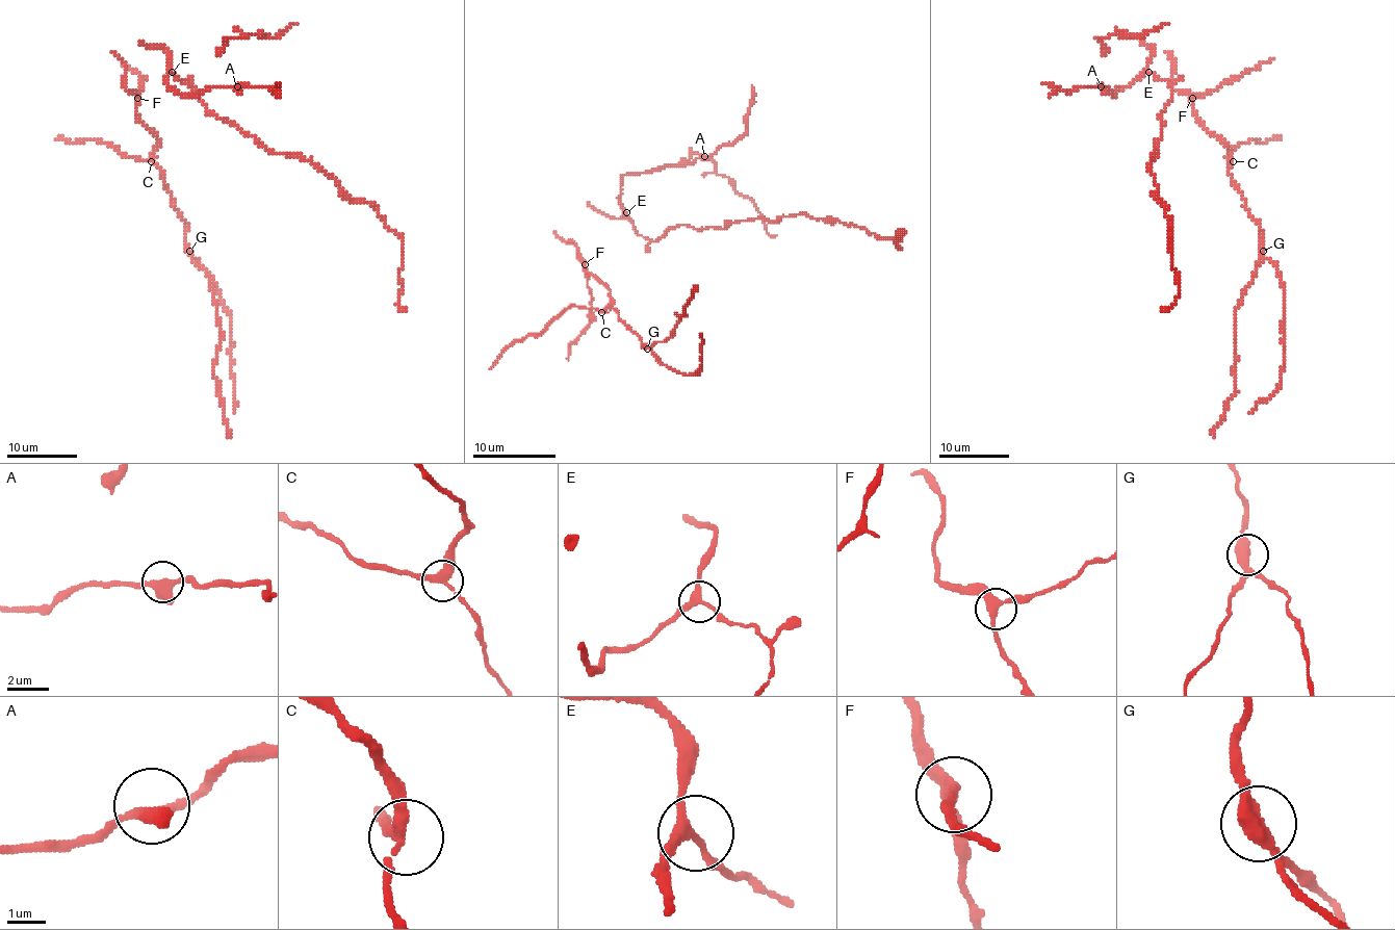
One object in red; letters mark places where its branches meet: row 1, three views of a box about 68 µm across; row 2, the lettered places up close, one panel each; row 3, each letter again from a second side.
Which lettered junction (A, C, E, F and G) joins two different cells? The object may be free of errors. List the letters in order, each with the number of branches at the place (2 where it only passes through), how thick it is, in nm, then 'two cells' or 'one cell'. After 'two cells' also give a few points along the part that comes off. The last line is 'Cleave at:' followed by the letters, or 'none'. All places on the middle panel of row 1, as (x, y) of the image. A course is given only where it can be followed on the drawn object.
A: 3 | 320 nm | one cell
C: 3 | 260 nm | one cell
E: 3 | 240 nm | one cell
F: 3 | 280 nm | one cell
G: 3 | 360 nm | two cells | (647, 347), (674, 370), (685, 375), (698, 372), (695, 375), (700, 370), (700, 333)
Cleave at: G

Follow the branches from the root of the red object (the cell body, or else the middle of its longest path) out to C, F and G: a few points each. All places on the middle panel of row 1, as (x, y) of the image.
C: (556, 231), (568, 243), (572, 243), (568, 239), (574, 243), (585, 268), (610, 291), (610, 304), (601, 312)
F: (556, 231), (568, 243), (572, 243), (568, 239), (574, 243), (576, 256), (585, 264)
G: (556, 231), (574, 243), (585, 268), (610, 291), (603, 310), (614, 308), (647, 347)

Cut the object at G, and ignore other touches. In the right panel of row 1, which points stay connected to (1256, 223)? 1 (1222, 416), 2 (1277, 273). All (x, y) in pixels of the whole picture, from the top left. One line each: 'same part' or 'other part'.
1: same part
2: other part

